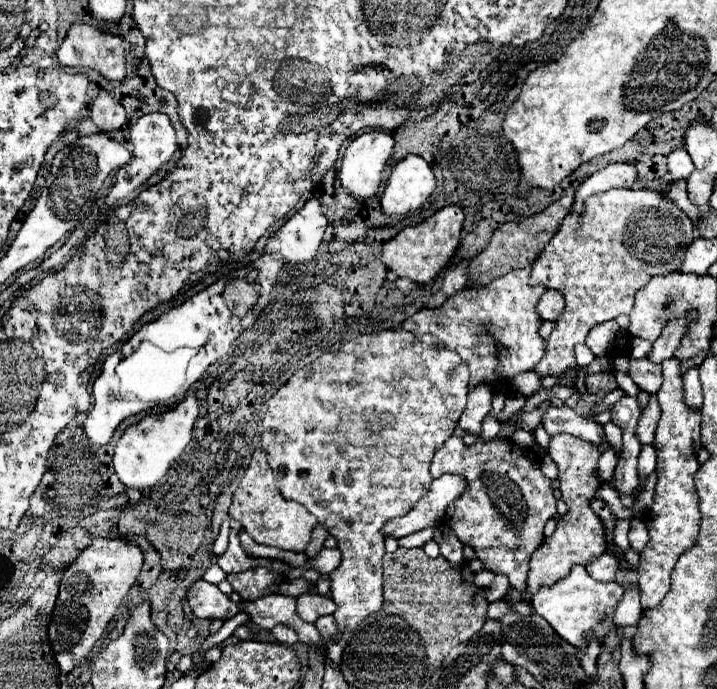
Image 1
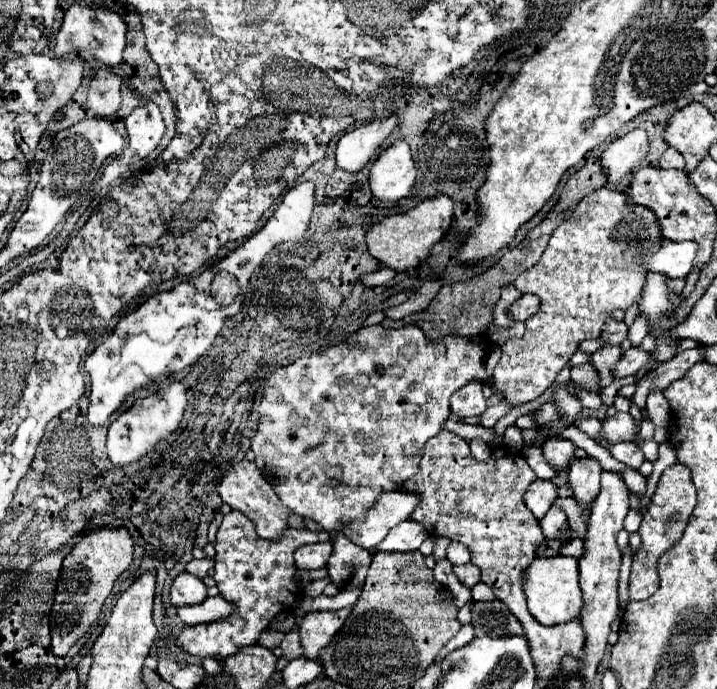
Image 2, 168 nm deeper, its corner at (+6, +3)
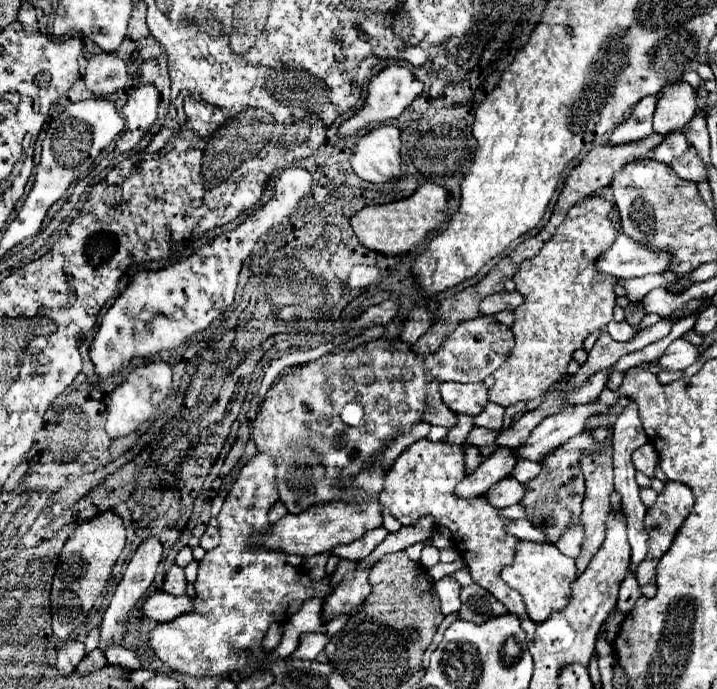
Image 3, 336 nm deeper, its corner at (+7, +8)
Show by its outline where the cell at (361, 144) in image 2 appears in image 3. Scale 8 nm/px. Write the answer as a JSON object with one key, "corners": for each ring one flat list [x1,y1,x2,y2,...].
{"corners":[[394,64,394,66,384,68,378,76,374,76,374,78,370,80,370,84,368,84,368,98,366,98,364,108,358,110,352,118,348,118,348,120,340,126,338,136,340,136,340,138,348,138,348,136,352,136,352,134,358,134,358,132,370,128,368,124,382,124,382,122,386,122,386,120,390,120,390,118,398,118,398,116,402,114,402,110,404,110,406,106,410,106,410,102,412,102,420,92,422,92,422,82,416,80,416,78,412,76,412,72,410,72,406,66]]}

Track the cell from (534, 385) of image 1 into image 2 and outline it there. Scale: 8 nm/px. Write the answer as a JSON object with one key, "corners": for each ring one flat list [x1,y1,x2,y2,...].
{"corners":[[479,381,467,383,463,389,451,395,451,413,455,417,477,417,487,409,487,401,483,397,483,385]]}

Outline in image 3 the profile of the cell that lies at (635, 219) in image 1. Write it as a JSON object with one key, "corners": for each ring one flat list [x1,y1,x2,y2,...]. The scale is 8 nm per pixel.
{"corners":[[600,194,584,198,574,208,570,208,566,220,560,224,556,234,546,242,540,254,520,264,520,270,514,274,514,282,516,282,516,290,526,298,526,302,522,304,522,308,514,310,516,320,510,330,516,338,516,346,508,354,504,364,492,374,494,386,488,390,490,402,500,406,514,406,516,402,528,402,544,394,552,382,564,376,574,350,582,348,582,342,594,330,606,326,612,320,612,310,616,306,614,288,618,286,618,282,616,276,602,274,596,268,596,262,604,252,608,252,608,248,614,244,616,236,620,234,620,230,616,230,614,222,608,218,608,214,614,212,614,206,616,204,612,200]]}

